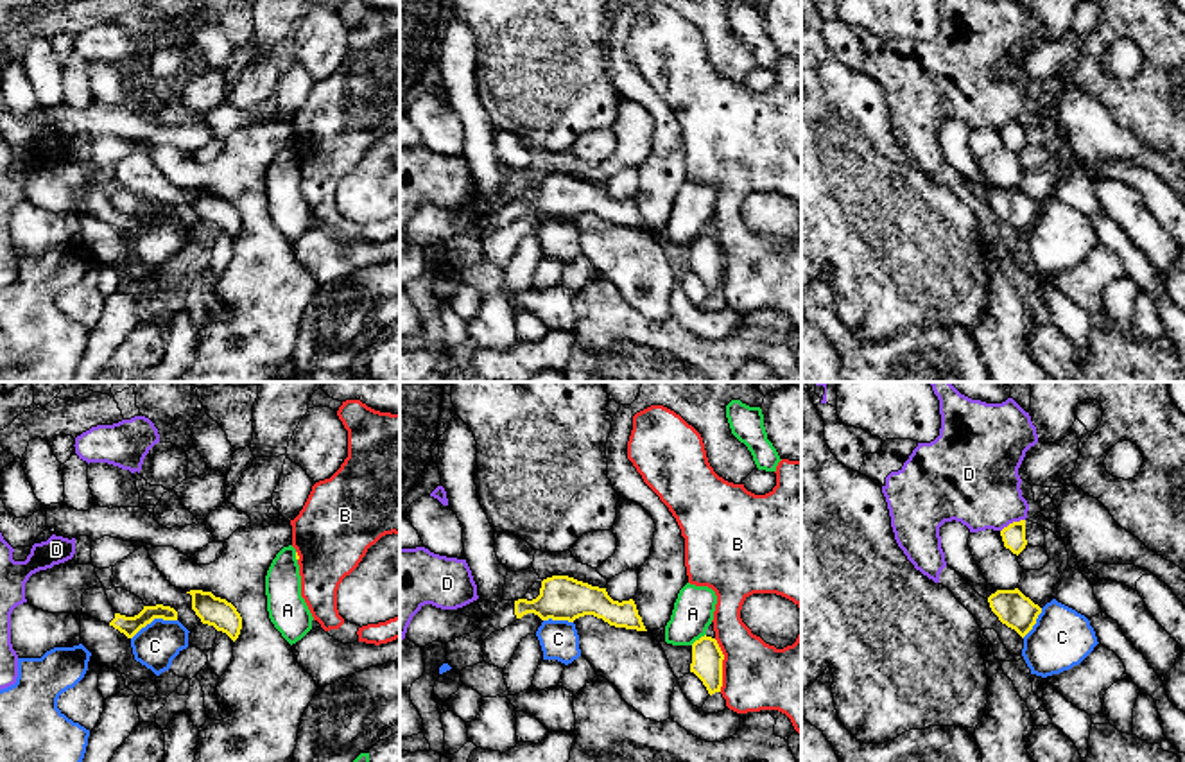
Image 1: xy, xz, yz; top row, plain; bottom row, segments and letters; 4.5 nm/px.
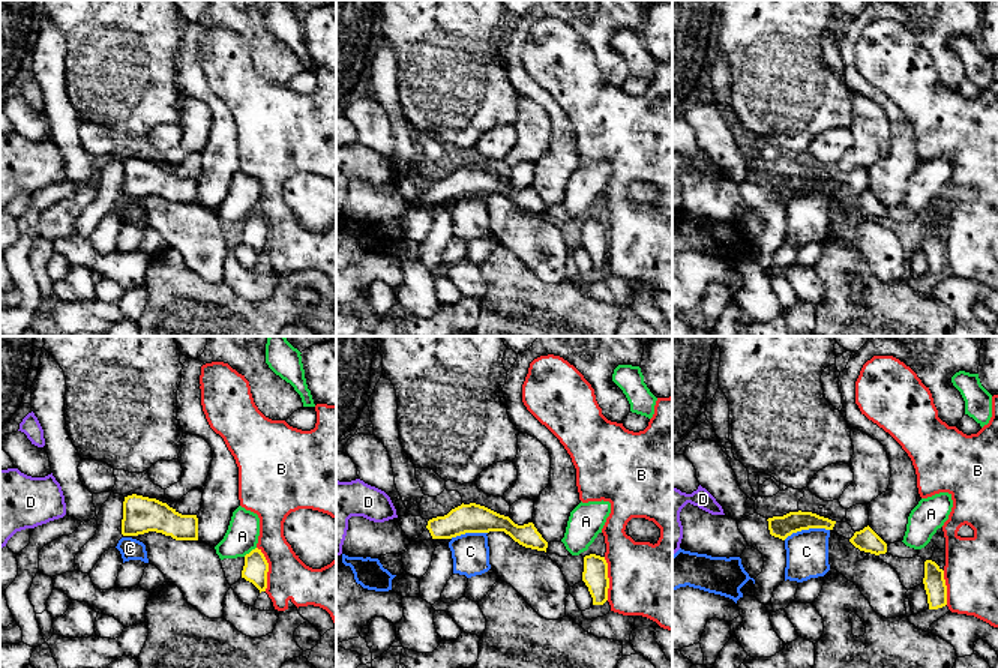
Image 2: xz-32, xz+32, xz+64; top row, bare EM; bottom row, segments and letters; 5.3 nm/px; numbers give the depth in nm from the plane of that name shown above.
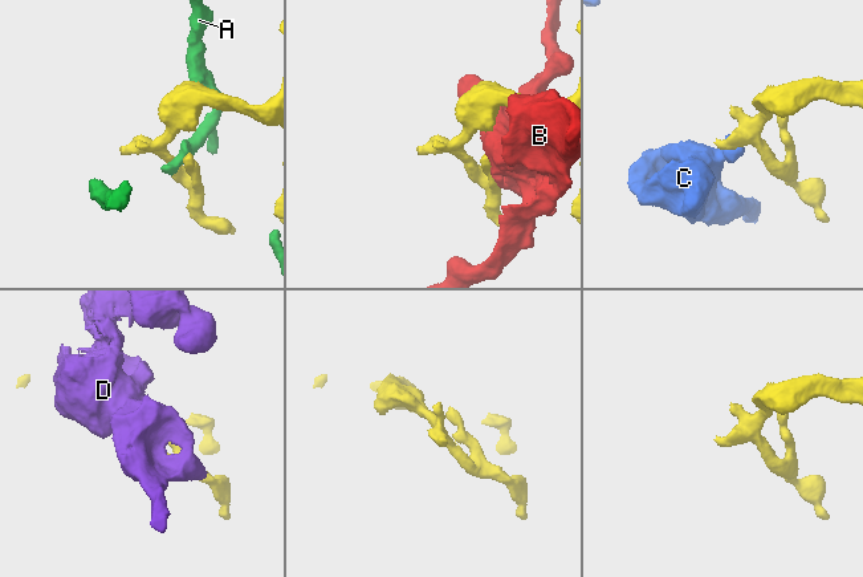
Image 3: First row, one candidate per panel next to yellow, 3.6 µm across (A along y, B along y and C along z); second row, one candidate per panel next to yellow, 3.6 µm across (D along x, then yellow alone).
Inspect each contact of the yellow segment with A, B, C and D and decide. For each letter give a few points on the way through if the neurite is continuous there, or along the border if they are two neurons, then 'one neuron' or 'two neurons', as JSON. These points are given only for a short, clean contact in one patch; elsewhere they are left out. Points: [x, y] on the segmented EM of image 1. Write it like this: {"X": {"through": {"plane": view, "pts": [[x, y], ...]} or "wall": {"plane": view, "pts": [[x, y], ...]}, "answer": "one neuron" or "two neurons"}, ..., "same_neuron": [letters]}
{"A": {"answer": "two neurons"}, "B": {"answer": "two neurons"}, "C": {"wall": {"plane": "xy", "pts": [[176, 619], [153, 619], [131, 639]]}, "answer": "two neurons"}, "D": {"wall": {"plane": "yz", "pts": [[1024, 519], [1010, 522], [1001, 531]]}, "answer": "two neurons"}, "same_neuron": []}

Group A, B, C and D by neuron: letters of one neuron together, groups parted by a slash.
A / B / C / D

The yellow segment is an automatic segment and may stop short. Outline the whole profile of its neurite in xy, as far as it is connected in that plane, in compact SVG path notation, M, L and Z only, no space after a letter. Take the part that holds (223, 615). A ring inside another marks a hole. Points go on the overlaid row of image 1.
M190 590L186 593L192 595L192 610L203 624L226 633L233 642L238 638L242 617L231 602L203 590Z

